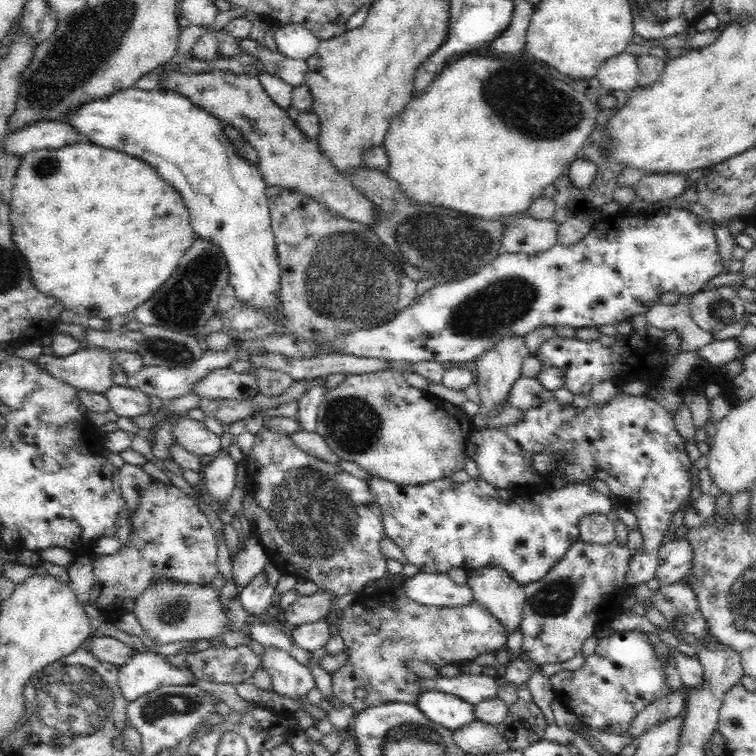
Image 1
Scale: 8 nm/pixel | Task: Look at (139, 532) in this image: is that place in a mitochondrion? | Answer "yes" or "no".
no

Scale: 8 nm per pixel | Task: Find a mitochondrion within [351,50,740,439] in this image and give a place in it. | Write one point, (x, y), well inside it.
(519, 95)

